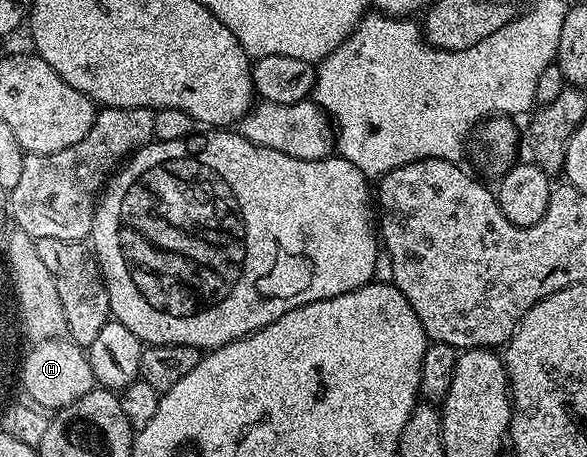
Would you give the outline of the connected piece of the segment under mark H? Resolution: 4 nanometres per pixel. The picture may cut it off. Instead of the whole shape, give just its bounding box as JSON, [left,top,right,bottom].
[20,339,96,411]

